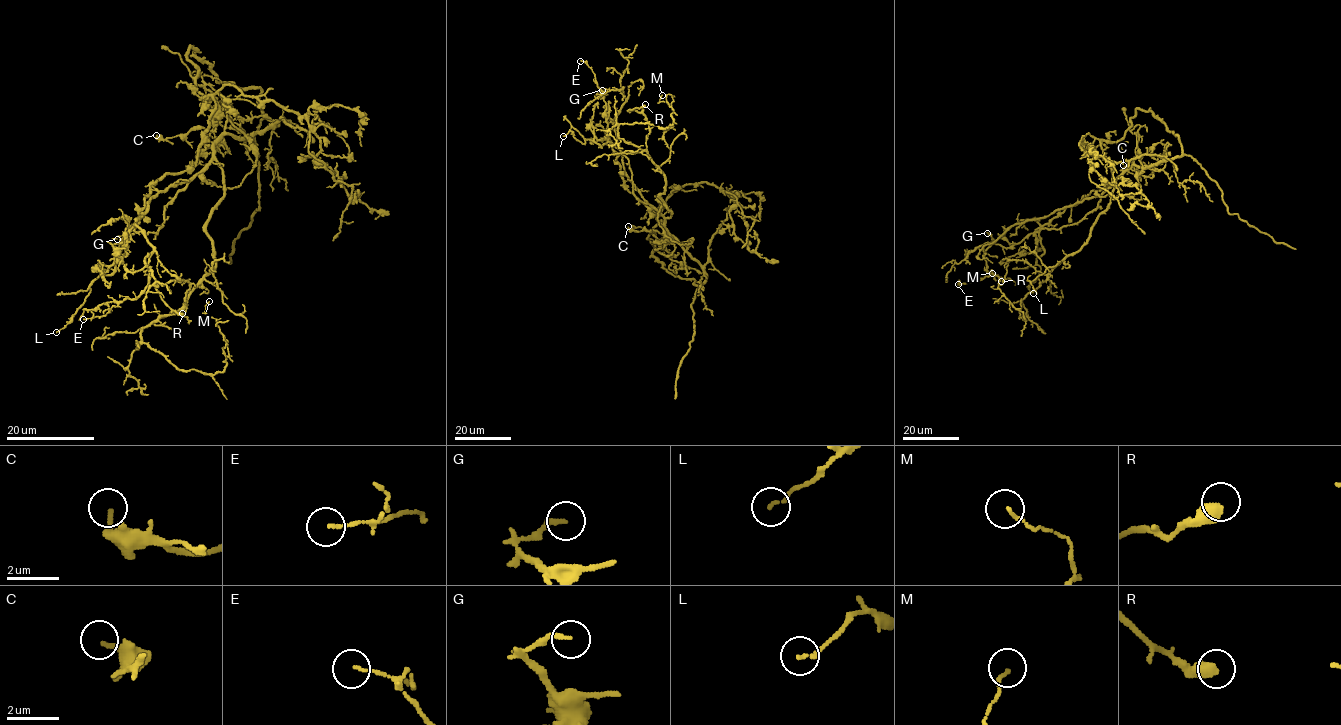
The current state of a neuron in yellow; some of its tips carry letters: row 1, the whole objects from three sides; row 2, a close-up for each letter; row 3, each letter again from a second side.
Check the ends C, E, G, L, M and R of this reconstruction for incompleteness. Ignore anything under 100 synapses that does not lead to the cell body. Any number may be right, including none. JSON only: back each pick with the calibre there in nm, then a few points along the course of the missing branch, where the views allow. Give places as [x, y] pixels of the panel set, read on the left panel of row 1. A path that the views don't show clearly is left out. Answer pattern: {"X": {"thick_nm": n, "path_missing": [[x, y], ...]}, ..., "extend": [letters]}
{"extend": []}

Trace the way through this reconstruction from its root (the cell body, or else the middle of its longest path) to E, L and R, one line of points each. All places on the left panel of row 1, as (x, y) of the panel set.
E: (223, 176), (211, 160), (148, 201), (134, 222), (153, 248), (147, 287), (102, 317), (83, 319)
L: (223, 176), (211, 160), (187, 181), (146, 196), (113, 263), (56, 332)
R: (223, 176), (224, 195), (206, 226), (214, 268), (186, 303), (188, 282), (156, 287), (161, 298), (182, 313)

